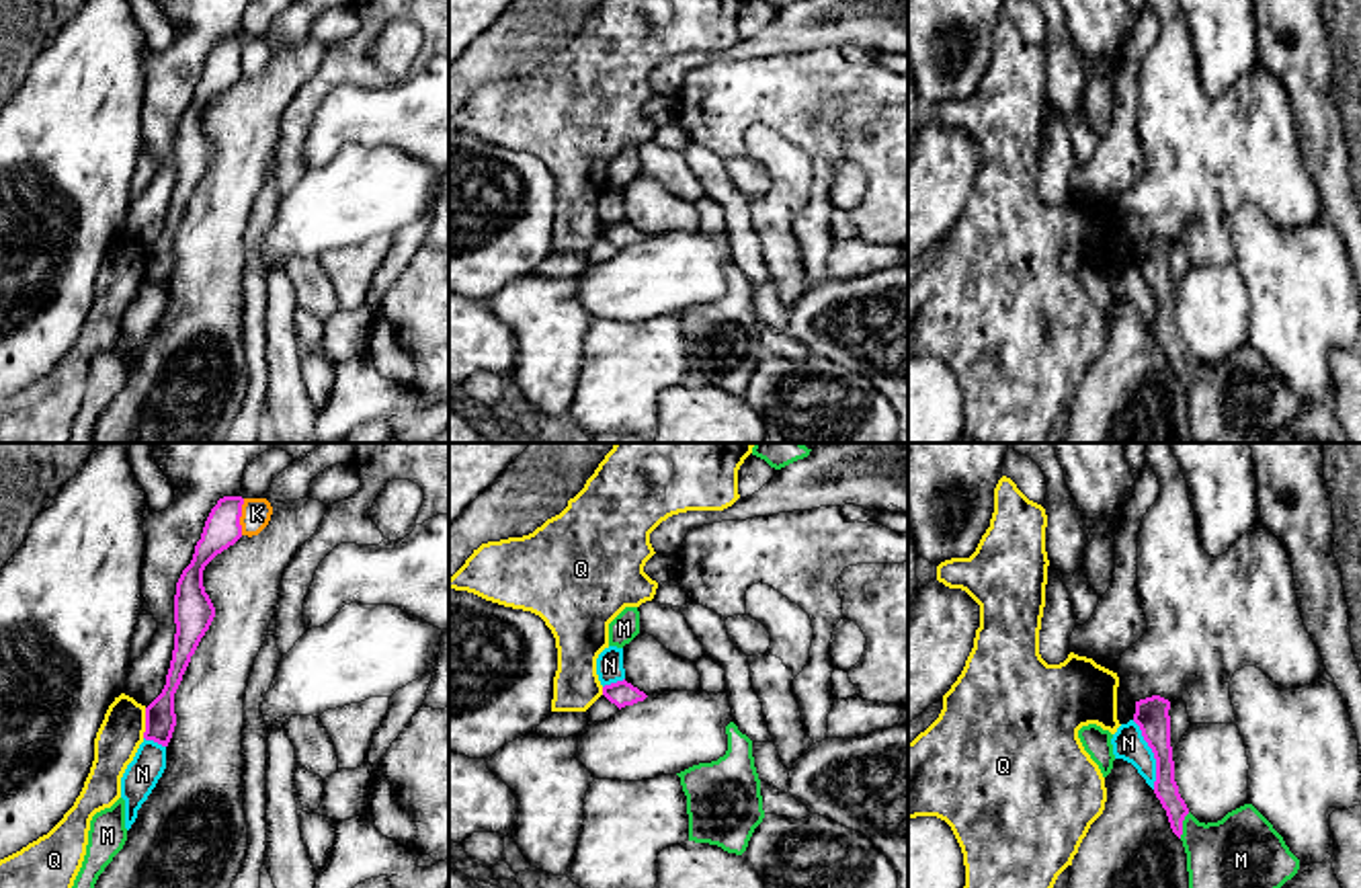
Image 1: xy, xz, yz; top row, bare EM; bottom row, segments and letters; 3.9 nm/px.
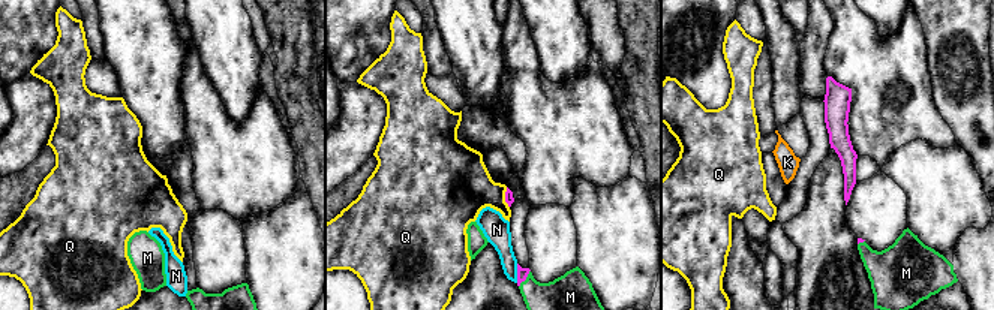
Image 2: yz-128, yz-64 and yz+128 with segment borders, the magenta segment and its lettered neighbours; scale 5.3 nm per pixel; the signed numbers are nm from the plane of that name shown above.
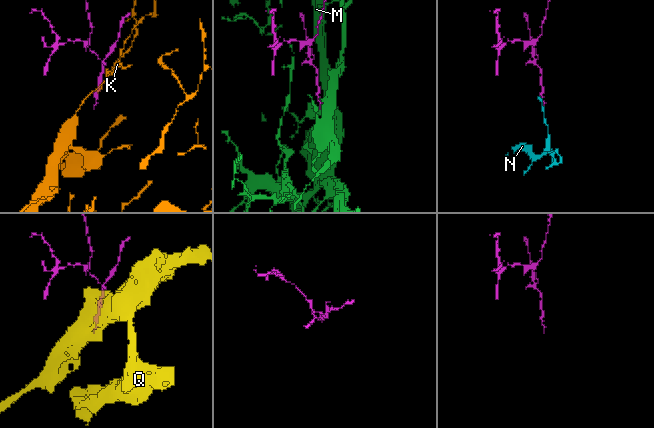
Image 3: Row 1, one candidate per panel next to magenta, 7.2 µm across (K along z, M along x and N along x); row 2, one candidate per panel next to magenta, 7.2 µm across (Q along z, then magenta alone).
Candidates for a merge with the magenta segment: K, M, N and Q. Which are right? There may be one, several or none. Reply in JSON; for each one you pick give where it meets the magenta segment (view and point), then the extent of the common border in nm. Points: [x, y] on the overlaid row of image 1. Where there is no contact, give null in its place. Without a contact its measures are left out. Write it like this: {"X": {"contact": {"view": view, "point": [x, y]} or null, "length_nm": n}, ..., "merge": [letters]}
{"M": {"contact": {"view": "yz", "point": [1181, 825]}, "length_nm": 110}, "merge": ["M"]}

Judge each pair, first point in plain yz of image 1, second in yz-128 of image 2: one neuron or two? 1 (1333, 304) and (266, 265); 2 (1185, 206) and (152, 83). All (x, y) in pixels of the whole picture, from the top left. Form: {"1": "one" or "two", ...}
{"1": "one", "2": "two"}

